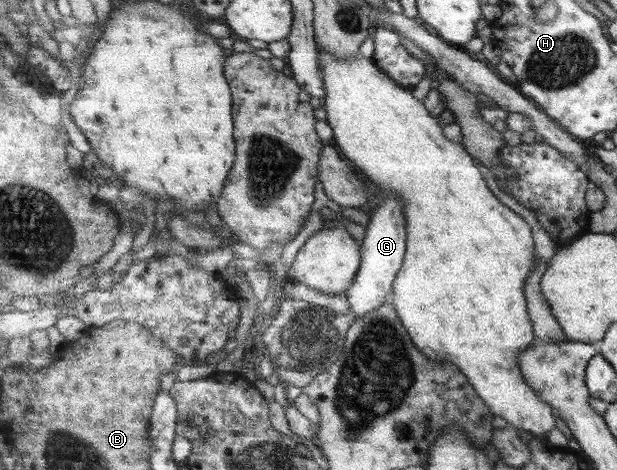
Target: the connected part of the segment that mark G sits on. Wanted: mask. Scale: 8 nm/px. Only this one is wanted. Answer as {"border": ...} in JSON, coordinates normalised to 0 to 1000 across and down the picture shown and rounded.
{"border":[[[630,421],[621,438],[613,440],[600,466],[600,479],[587,515],[587,560],[577,598],[561,619],[567,662],[577,674],[592,674],[634,638],[642,589],[655,568],[660,549],[660,464],[656,434],[643,421]]]}

